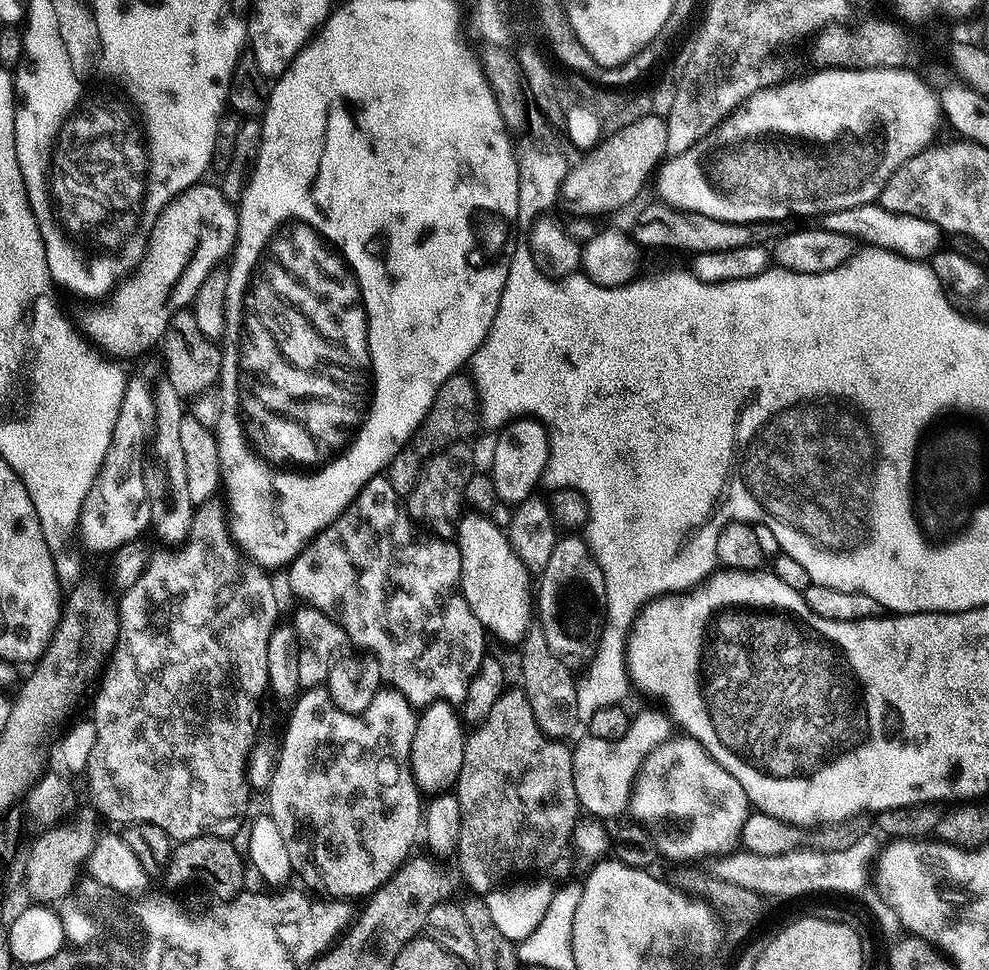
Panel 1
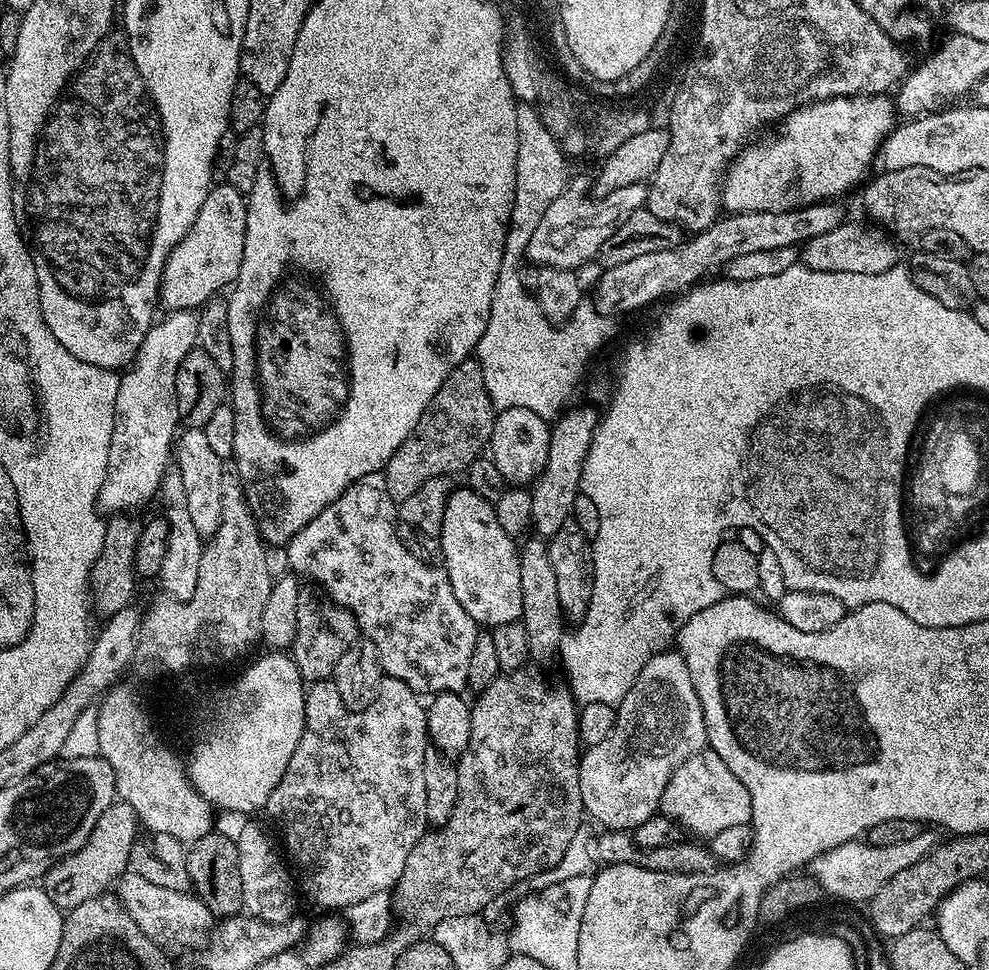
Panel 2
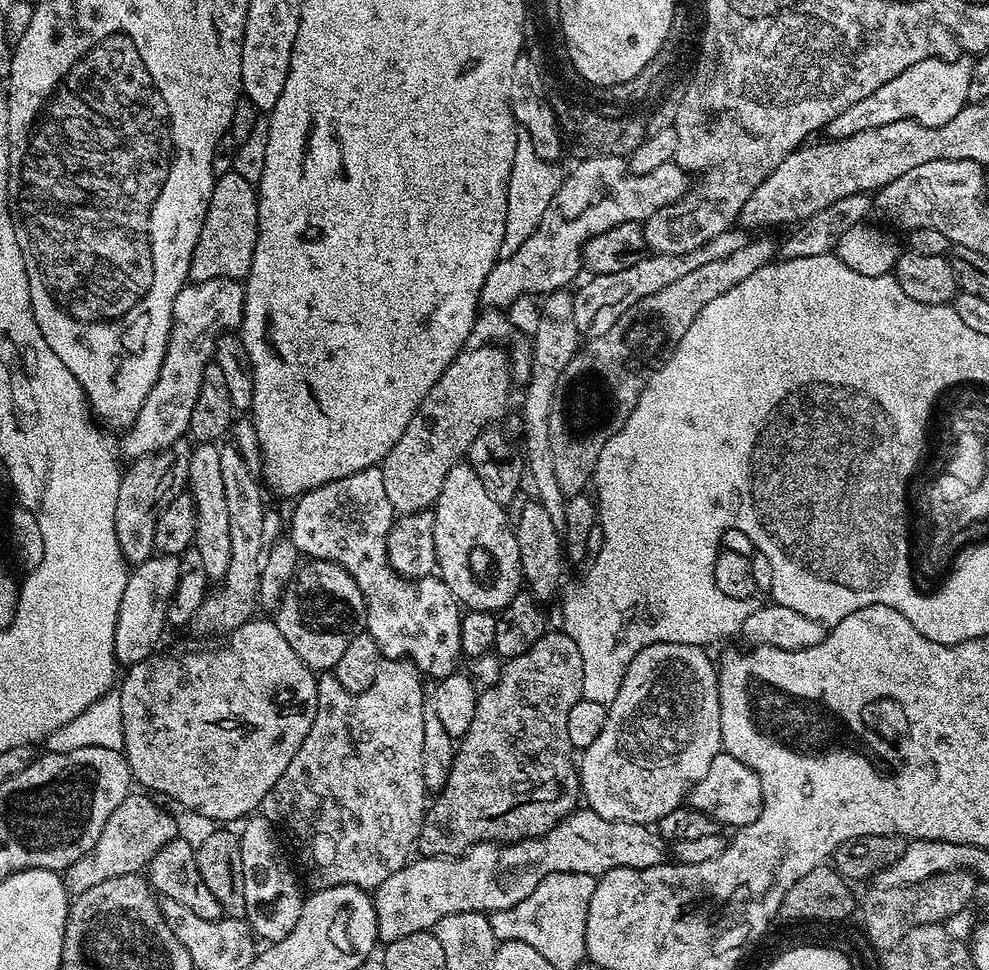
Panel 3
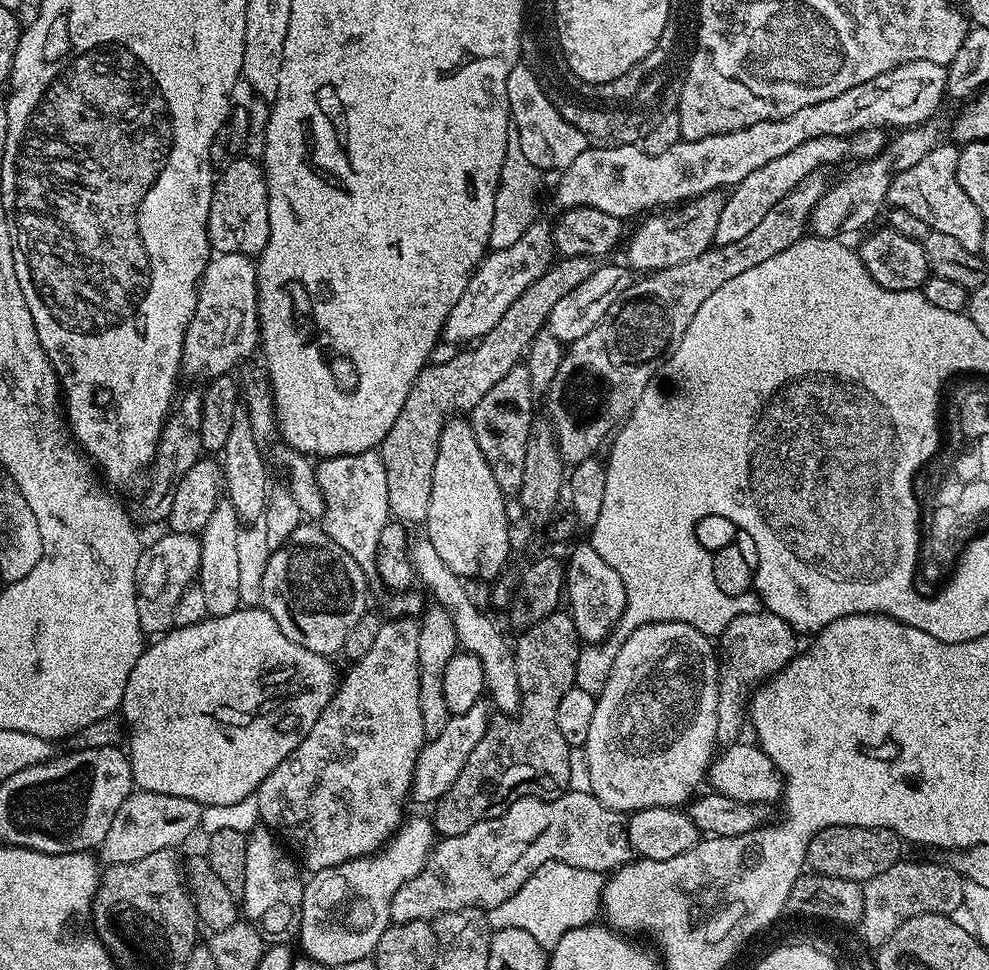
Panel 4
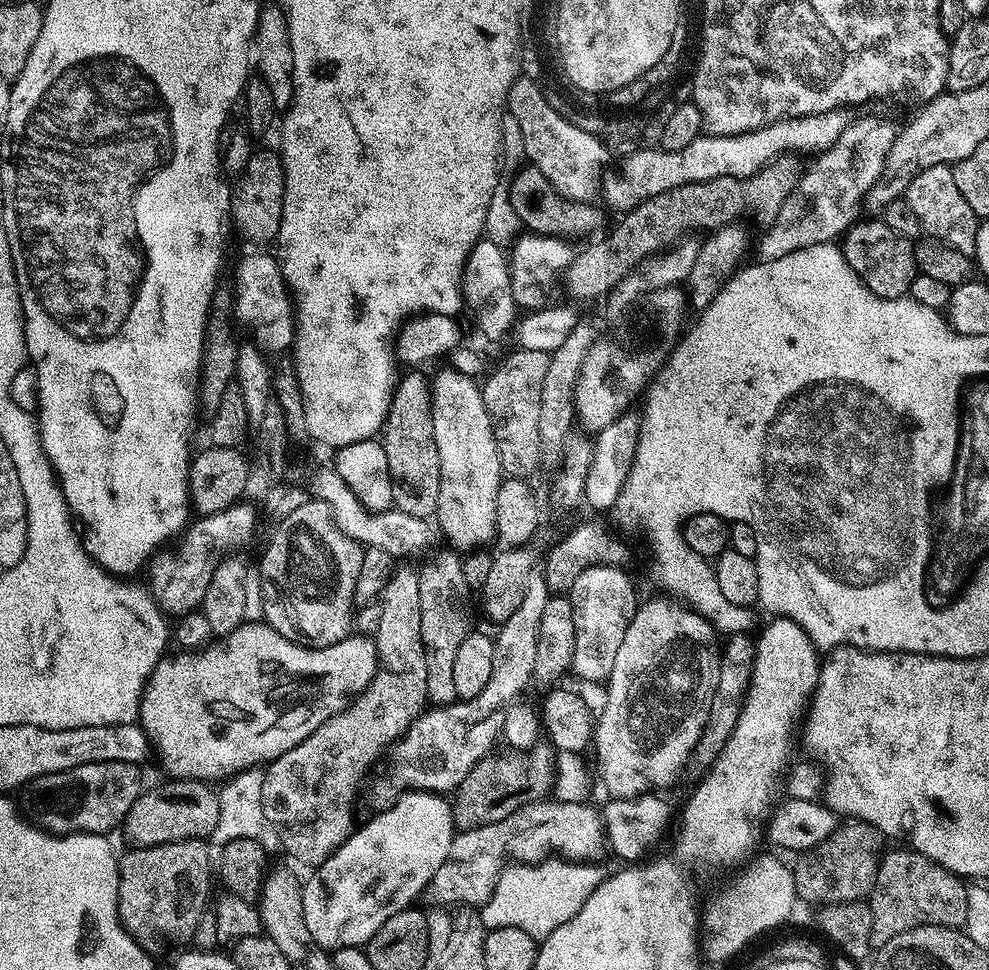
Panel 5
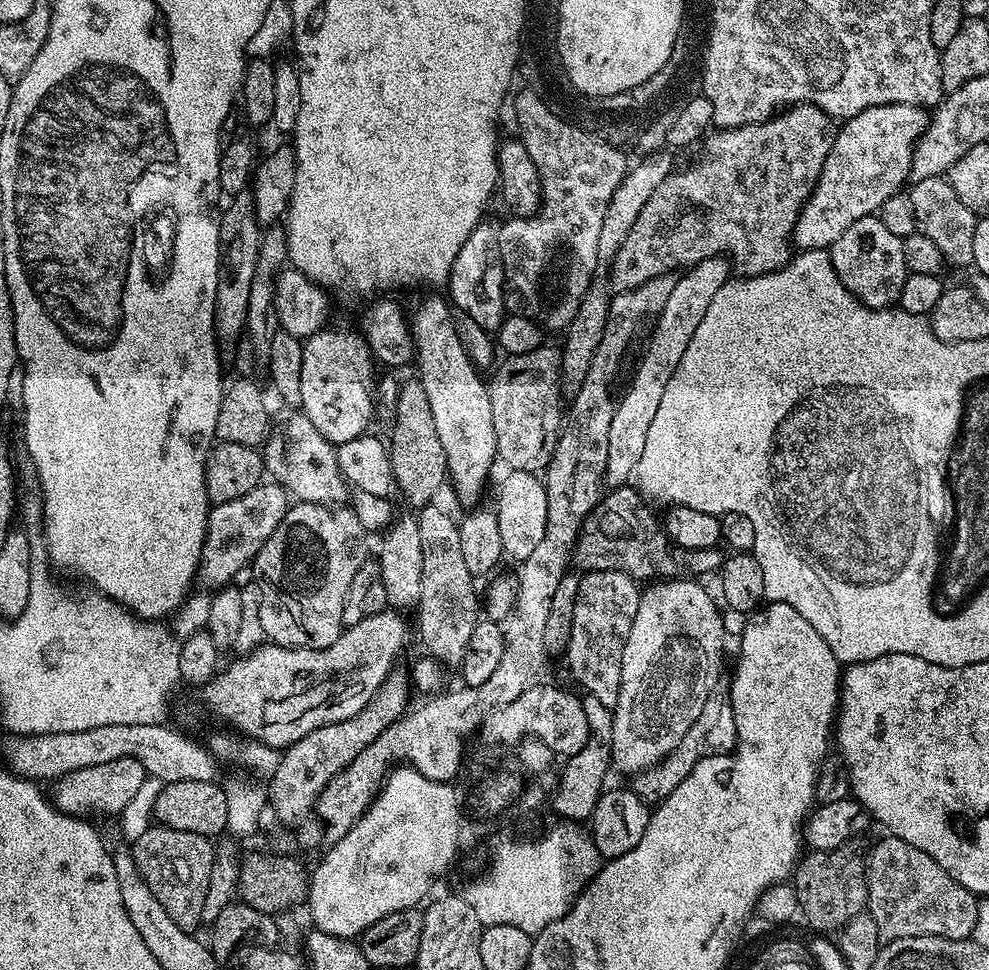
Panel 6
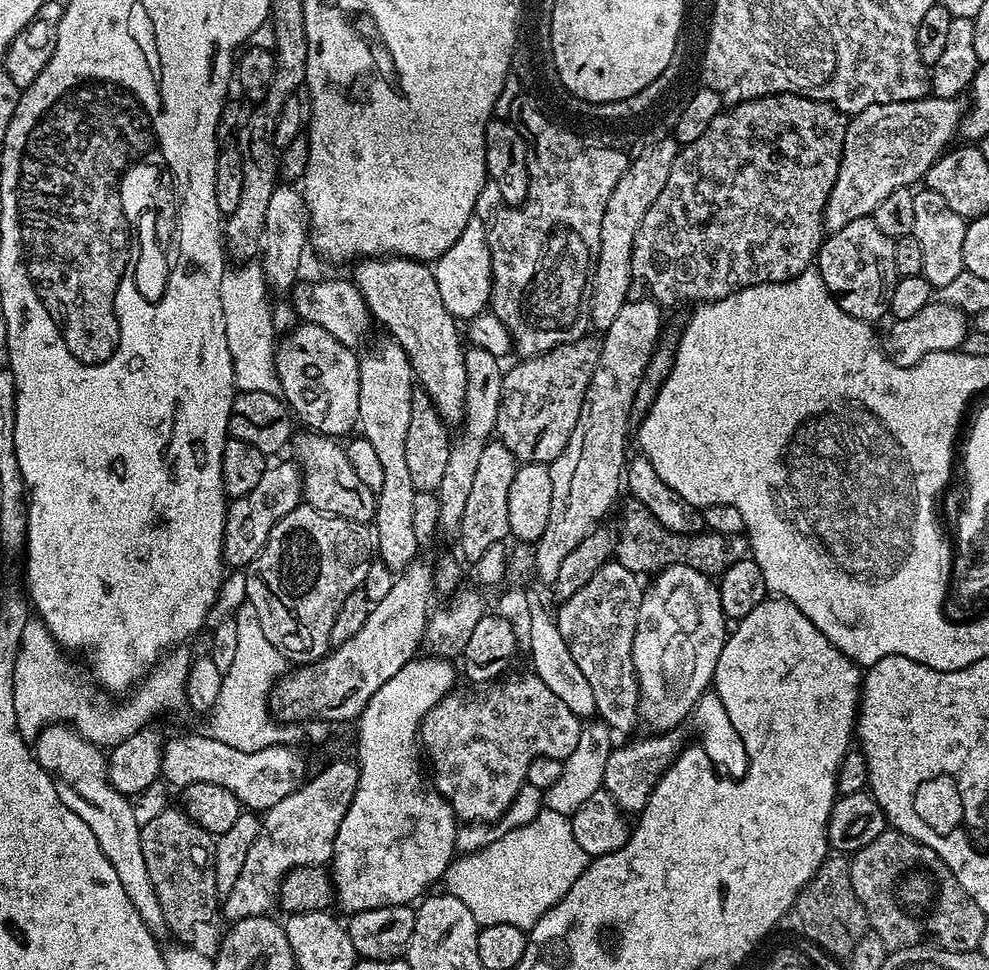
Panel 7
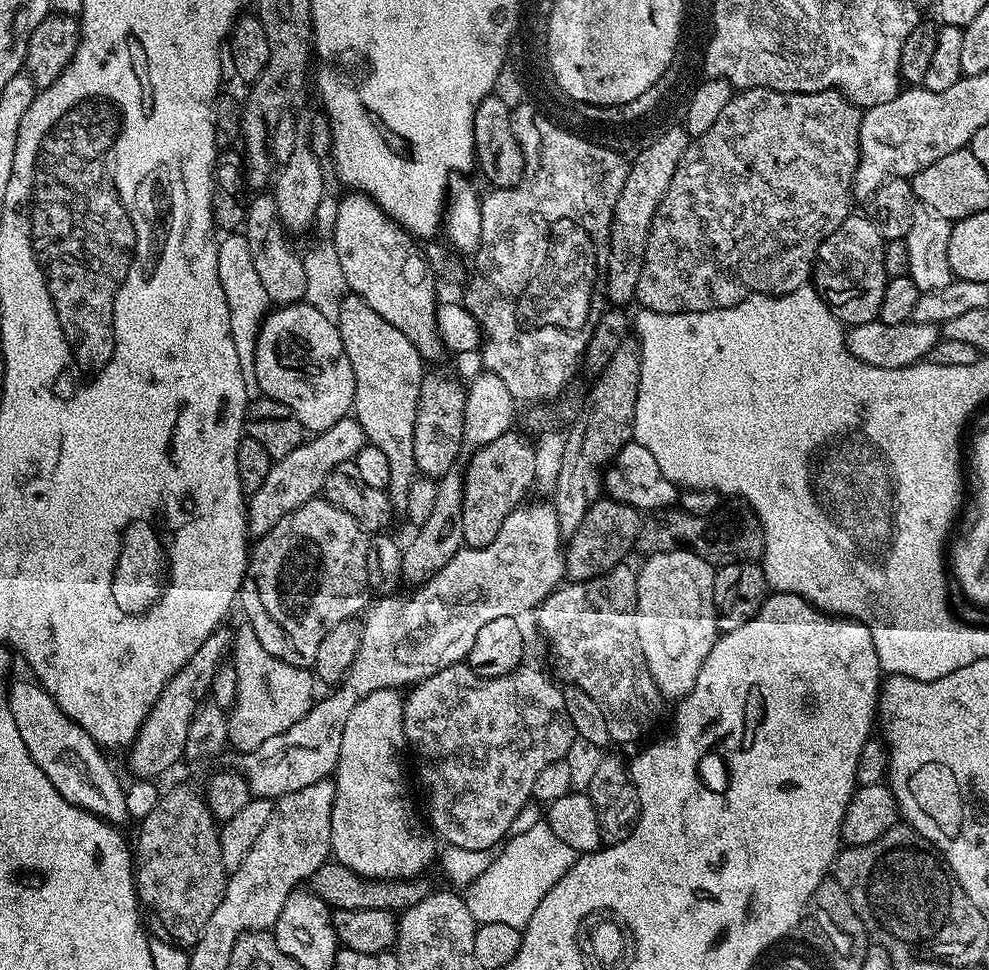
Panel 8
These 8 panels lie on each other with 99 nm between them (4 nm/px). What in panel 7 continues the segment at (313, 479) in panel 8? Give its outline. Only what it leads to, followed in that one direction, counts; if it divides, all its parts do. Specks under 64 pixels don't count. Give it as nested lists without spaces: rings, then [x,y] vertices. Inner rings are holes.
[[[273,463],[262,474],[262,482],[250,490],[250,494],[235,497],[228,505],[228,521],[224,527],[224,562],[229,569],[247,569],[266,546],[266,538],[270,538],[270,530],[290,510],[294,510],[302,502],[302,472],[294,463]]]

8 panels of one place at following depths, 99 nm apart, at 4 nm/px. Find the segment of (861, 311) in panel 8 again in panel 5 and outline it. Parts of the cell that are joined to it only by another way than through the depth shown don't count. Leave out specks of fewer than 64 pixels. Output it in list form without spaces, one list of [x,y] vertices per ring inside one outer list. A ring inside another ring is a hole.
[[[857,219],[844,233],[842,247],[846,262],[850,262],[854,274],[858,274],[861,282],[874,294],[878,294],[878,298],[897,300],[899,296],[908,296],[910,286],[918,275],[913,241],[894,234],[894,230],[890,230],[890,226],[886,226],[883,219],[868,219],[872,220]]]

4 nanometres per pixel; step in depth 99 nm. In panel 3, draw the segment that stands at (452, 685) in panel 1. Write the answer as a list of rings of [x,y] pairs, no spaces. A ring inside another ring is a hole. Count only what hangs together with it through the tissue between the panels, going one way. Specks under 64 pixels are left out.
[[[379,466],[363,468],[337,480],[312,488],[295,501],[296,509],[290,520],[290,539],[299,555],[314,560],[333,560],[351,574],[364,595],[364,623],[366,632],[377,643],[381,657],[390,660],[409,659],[425,677],[439,678],[457,671],[460,650],[465,647],[460,622],[462,605],[439,575],[421,580],[408,580],[390,566],[386,554],[386,538],[394,519],[390,498],[386,498],[386,485],[382,482]]]

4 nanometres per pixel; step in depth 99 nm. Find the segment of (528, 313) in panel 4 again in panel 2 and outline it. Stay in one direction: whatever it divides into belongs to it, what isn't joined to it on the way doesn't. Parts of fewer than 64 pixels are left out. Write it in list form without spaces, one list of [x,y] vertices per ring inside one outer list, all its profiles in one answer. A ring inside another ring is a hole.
[[[472,358],[463,360],[449,374],[446,382],[442,382],[442,386],[438,386],[438,394],[434,394],[430,406],[426,406],[422,418],[418,418],[418,426],[414,426],[414,430],[406,438],[406,442],[402,442],[402,446],[398,446],[398,450],[394,450],[394,454],[384,465],[382,475],[390,498],[397,502],[405,500],[410,498],[410,494],[414,494],[420,489],[422,482],[426,482],[430,478],[447,477],[448,472],[463,473],[468,465],[473,464],[489,447],[497,413],[497,409],[493,408],[490,402],[490,394],[486,394],[486,382],[482,378],[480,365]]]

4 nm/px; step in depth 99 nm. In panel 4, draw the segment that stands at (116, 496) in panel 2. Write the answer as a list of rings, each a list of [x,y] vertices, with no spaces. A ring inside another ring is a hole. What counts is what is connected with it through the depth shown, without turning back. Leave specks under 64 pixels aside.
[[[221,252],[208,261],[196,290],[196,305],[182,350],[183,375],[211,378],[231,373],[260,346],[256,260],[246,254]]]

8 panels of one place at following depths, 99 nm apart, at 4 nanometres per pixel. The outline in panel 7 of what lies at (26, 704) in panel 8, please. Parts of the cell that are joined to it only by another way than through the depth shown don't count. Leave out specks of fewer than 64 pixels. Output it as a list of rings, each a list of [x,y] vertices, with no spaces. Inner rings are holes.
[[[71,723],[50,724],[47,728],[40,729],[34,740],[34,755],[40,764],[40,768],[52,777],[56,784],[58,798],[67,808],[74,810],[86,826],[98,838],[98,844],[102,846],[102,852],[106,854],[108,861],[118,873],[118,882],[122,882],[122,890],[126,890],[126,896],[134,906],[134,910],[140,915],[145,926],[153,934],[165,931],[166,925],[162,906],[158,902],[158,894],[154,894],[154,882],[150,882],[150,870],[146,870],[146,858],[142,858],[142,842],[140,841],[141,821],[136,821],[136,812],[132,809],[133,801],[123,796],[108,780],[108,761],[101,745],[93,744],[81,732],[77,732]]]

